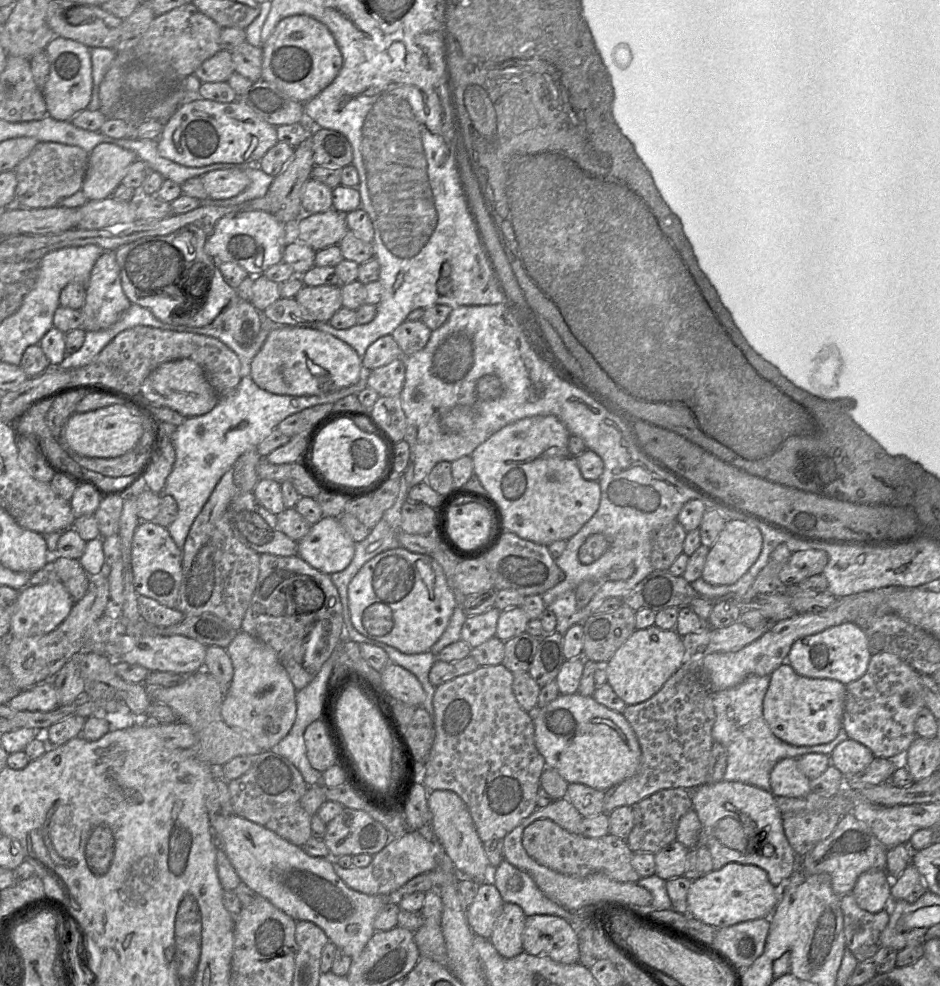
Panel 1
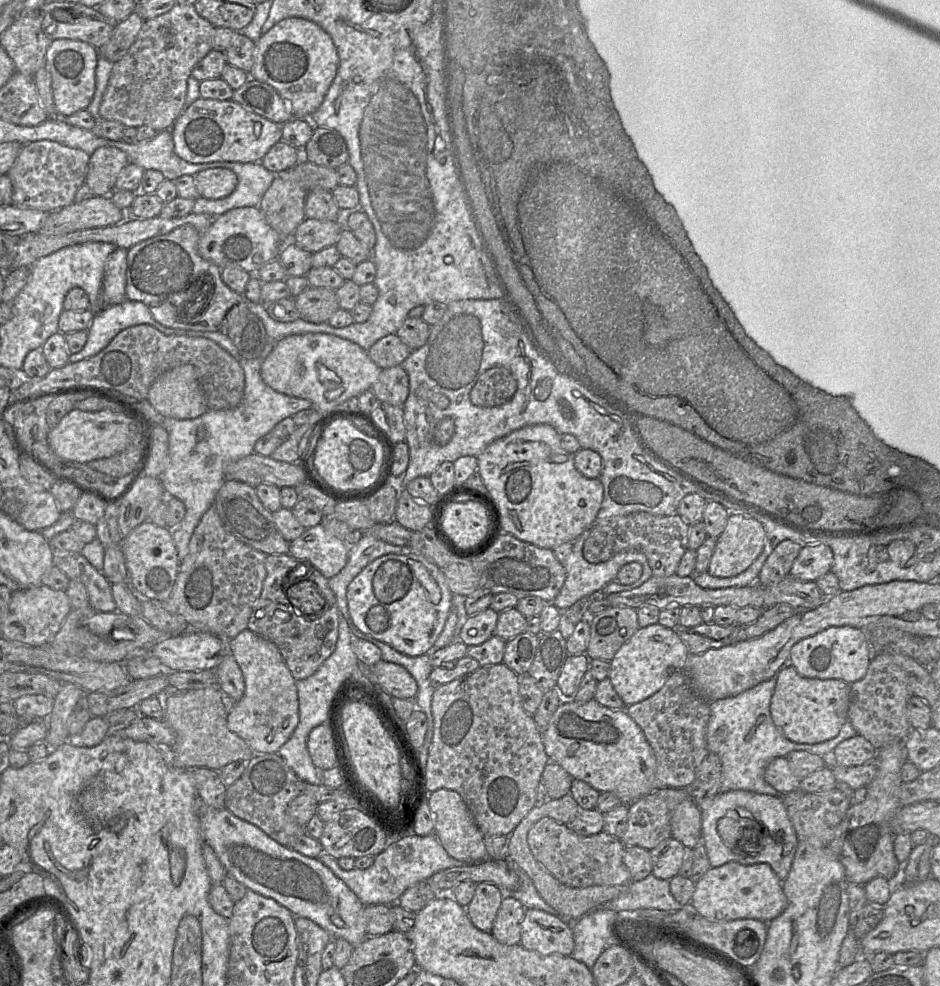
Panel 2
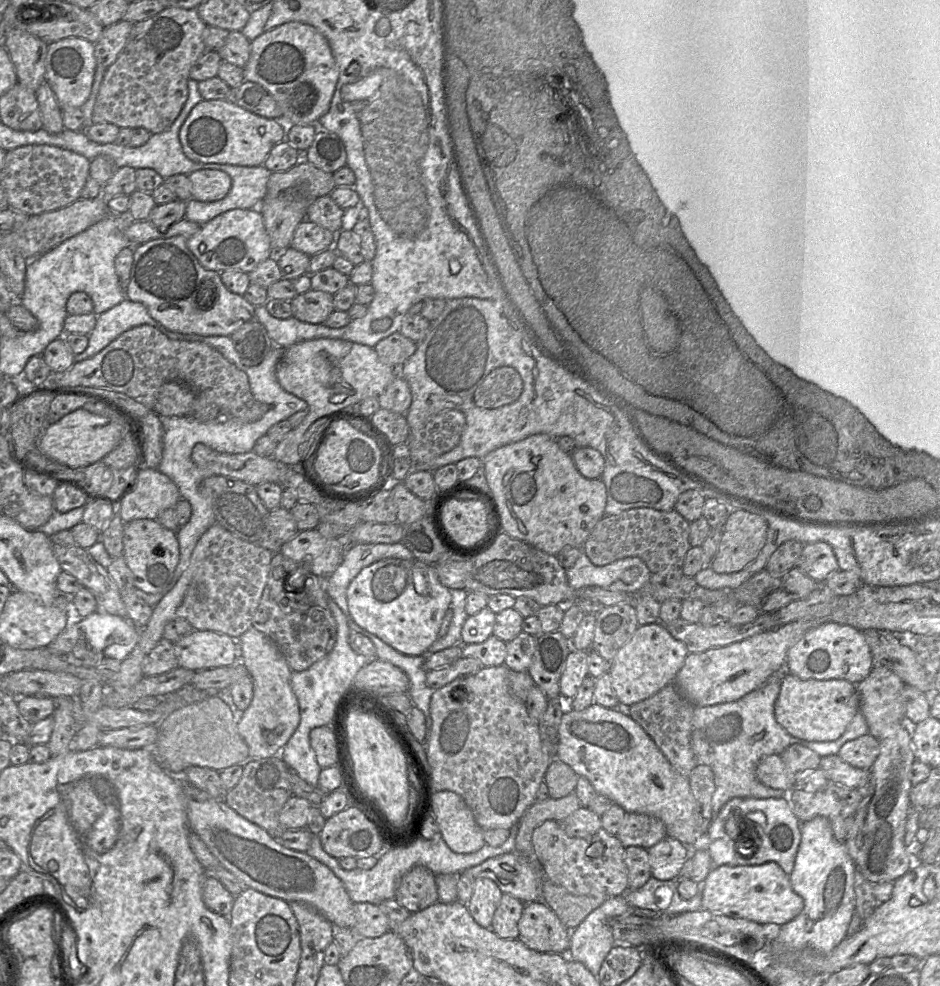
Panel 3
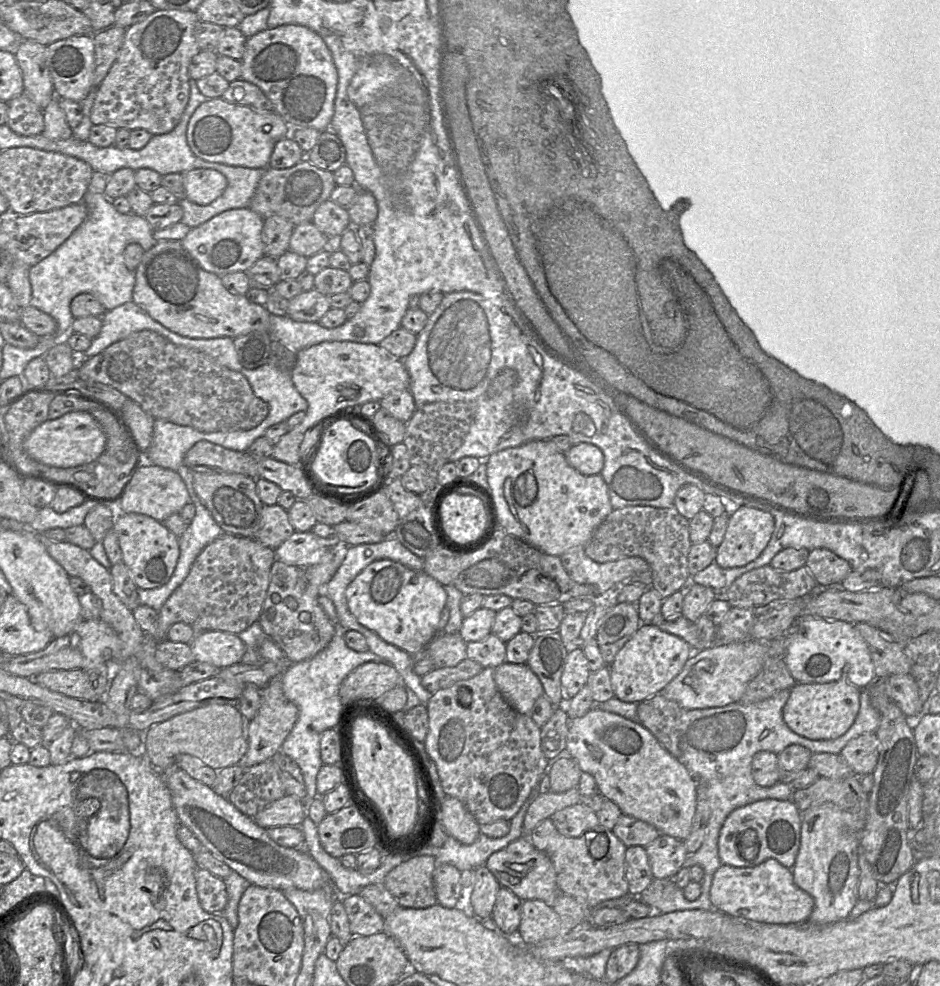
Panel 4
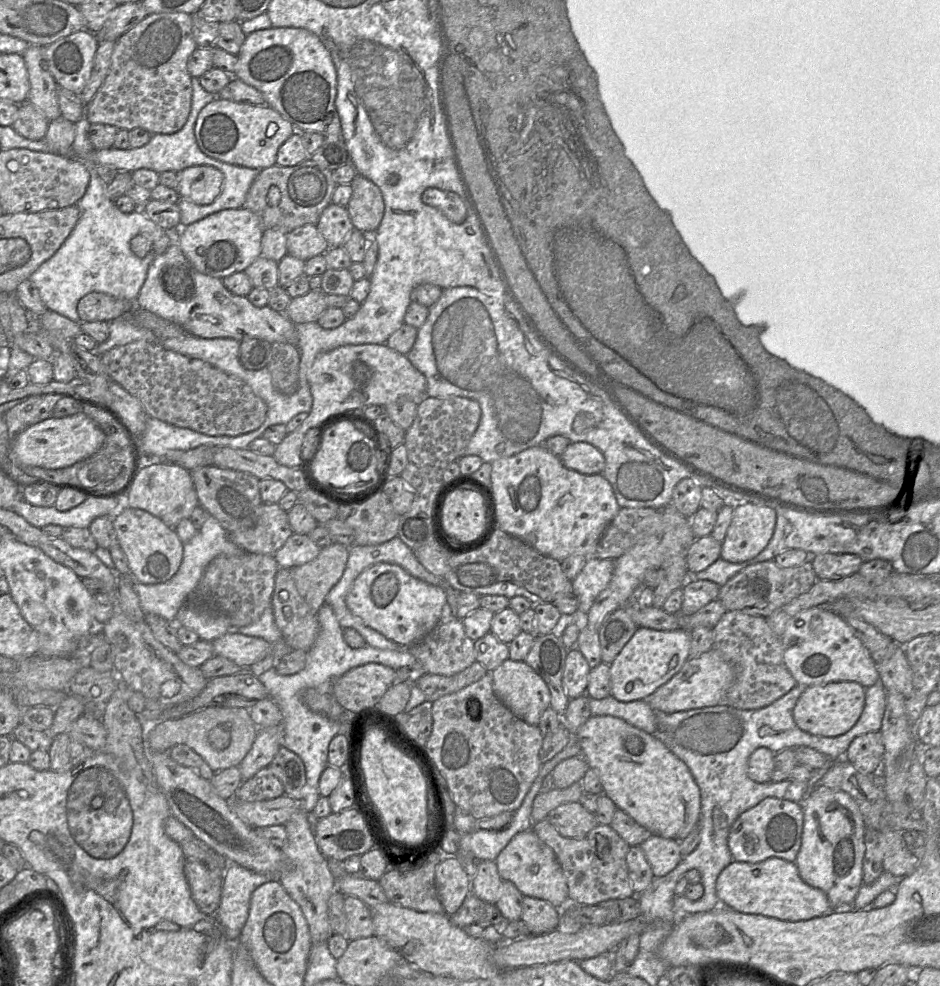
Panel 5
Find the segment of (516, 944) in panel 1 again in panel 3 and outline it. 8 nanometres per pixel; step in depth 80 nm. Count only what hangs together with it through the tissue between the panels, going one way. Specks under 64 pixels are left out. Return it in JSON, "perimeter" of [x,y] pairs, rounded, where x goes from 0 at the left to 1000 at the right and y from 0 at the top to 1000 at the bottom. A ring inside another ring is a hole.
{"perimeter":[[[535,906],[526,926],[522,942],[534,952],[551,952],[551,935],[557,916],[543,907]]]}

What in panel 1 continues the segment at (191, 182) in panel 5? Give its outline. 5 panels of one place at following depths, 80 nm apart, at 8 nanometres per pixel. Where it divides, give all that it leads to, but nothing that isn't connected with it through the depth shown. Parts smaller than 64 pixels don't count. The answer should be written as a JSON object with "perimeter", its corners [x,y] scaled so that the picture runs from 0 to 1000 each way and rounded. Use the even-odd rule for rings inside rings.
{"perimeter":[[[241,170],[221,174],[214,178],[221,201],[239,203],[260,194],[266,182],[257,170]]]}

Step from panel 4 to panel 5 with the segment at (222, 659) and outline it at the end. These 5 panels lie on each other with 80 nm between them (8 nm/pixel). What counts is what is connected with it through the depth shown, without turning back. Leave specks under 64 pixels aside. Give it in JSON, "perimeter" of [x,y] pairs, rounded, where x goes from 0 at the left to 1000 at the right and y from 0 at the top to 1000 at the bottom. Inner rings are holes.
{"perimeter":[[[247,639],[224,652],[228,665],[239,666],[256,677],[264,677],[289,663],[289,654],[281,648]]]}

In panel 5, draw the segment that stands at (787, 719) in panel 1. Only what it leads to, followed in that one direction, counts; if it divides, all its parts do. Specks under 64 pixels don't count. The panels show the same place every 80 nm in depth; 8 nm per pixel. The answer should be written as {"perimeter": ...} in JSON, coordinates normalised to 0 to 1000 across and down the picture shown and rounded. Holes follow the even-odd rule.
{"perimeter":[[[884,692],[855,697],[844,720],[845,732],[853,741],[866,746],[896,746],[913,732],[920,716],[920,700],[911,692]]]}

